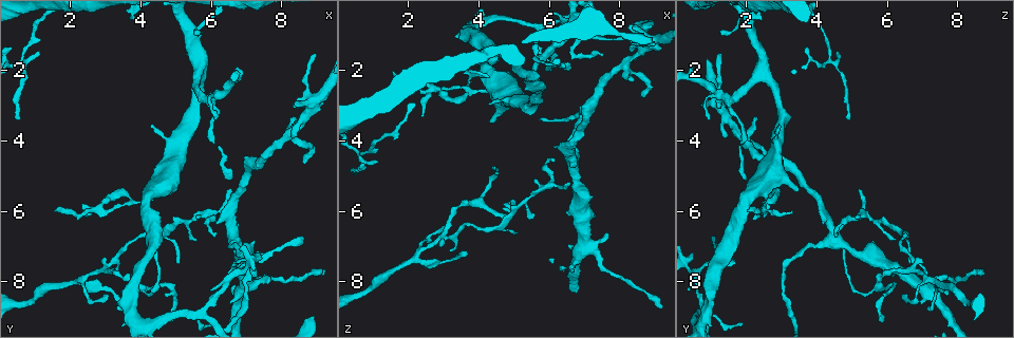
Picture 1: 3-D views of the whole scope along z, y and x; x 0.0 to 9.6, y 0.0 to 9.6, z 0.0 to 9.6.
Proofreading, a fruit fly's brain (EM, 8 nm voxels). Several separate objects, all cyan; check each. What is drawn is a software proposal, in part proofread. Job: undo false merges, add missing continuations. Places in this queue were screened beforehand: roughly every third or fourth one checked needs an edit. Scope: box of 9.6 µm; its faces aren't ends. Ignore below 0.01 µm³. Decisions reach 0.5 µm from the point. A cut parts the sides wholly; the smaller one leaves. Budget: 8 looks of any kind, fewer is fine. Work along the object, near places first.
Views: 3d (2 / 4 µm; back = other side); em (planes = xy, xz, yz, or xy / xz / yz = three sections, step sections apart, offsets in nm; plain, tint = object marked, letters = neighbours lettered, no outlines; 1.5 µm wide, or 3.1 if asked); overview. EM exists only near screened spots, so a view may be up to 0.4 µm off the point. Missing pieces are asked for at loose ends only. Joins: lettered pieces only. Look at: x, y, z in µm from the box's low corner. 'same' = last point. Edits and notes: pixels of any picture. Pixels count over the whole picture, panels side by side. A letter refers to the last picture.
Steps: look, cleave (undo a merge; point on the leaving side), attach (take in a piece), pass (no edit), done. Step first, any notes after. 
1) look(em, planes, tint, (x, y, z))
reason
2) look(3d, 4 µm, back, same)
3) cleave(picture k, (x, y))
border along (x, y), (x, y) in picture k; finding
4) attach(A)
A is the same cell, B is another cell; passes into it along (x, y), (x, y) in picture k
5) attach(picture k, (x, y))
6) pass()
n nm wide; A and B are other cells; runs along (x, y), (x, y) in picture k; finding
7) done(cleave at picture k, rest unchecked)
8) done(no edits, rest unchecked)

look(3d, 4 µm, (9.00, 1.55, 1.20))
tapers out

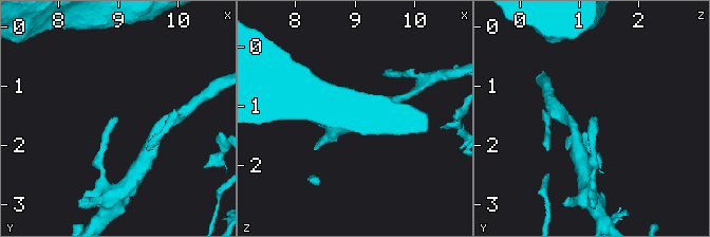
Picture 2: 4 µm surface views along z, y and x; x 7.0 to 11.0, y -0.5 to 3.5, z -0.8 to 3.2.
look(em, planes, letters, (9.00, 1.55, 1.25))
shape alone is not enough

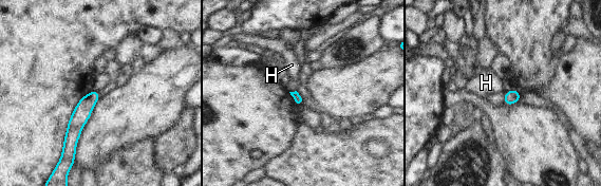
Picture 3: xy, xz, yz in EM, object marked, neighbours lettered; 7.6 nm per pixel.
pass()
H is another cell; border along (296, 90), (289, 92) in picture 3; no lettered piece goes on from it

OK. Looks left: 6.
look(em, planes, letters, (6.70, 7.50, 1.50))
abrupt turn

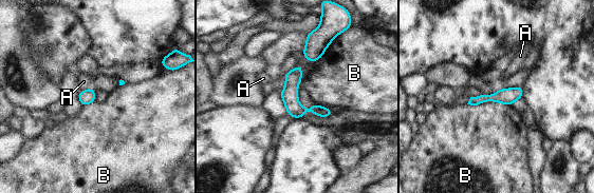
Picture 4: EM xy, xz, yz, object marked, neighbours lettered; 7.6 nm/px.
pass()
A and B are other cells; border along (467, 103), (497, 101), (511, 105) in picture 4; all the same cell

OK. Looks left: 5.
look(3d, 2 µm, (4.50, 7.10, 4.75))
an open end

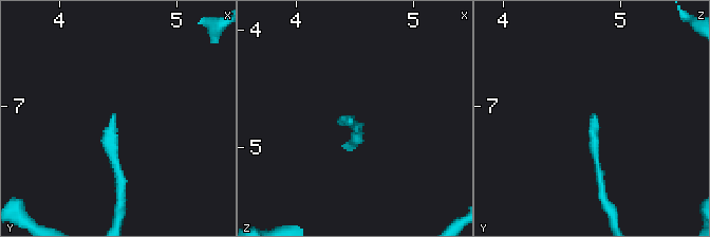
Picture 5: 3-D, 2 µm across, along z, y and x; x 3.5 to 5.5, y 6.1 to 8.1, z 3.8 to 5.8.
look(em, planes, letters, (4.48, 7.08, 4.76))

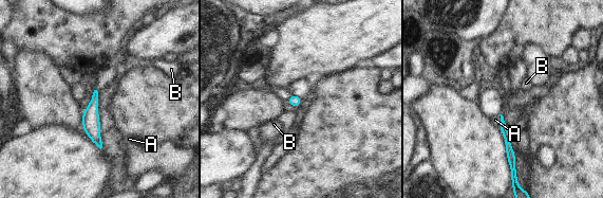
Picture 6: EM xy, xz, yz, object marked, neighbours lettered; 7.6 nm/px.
pass()
A touches over 110 nm; A and B are other cells; runs along (95, 94), (93, 131), (99, 144) in picture 6; none of them fits

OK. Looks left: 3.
done(no edits, rest unchecked)

